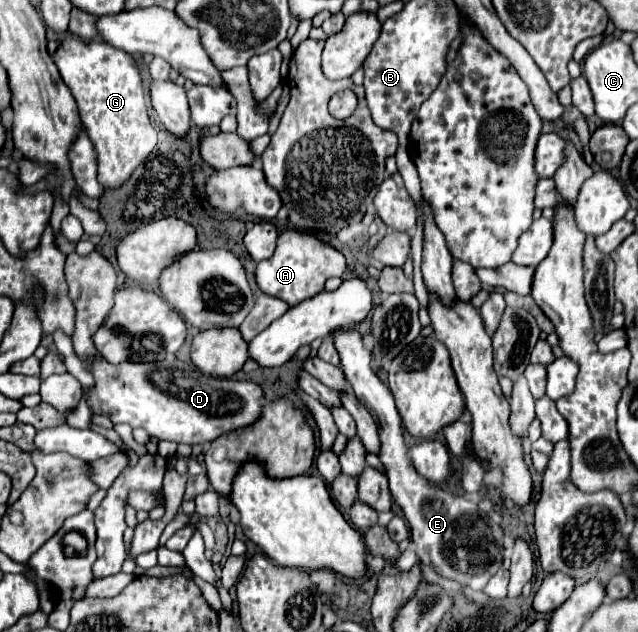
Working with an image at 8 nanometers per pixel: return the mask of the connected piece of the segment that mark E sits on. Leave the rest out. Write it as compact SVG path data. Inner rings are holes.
M355 329L335 331L335 347L341 357L345 377L355 391L355 397L367 405L367 411L375 417L381 435L381 463L387 469L389 489L395 503L403 509L405 519L411 527L411 541L417 545L417 557L425 565L433 565L435 571L459 585L471 589L483 589L487 581L497 573L503 559L503 529L483 511L479 505L467 501L465 497L455 497L443 489L431 487L413 469L407 447L403 441L401 417L395 409L393 395L387 385L383 385L377 373L371 369L369 353L363 347L361 335Z

